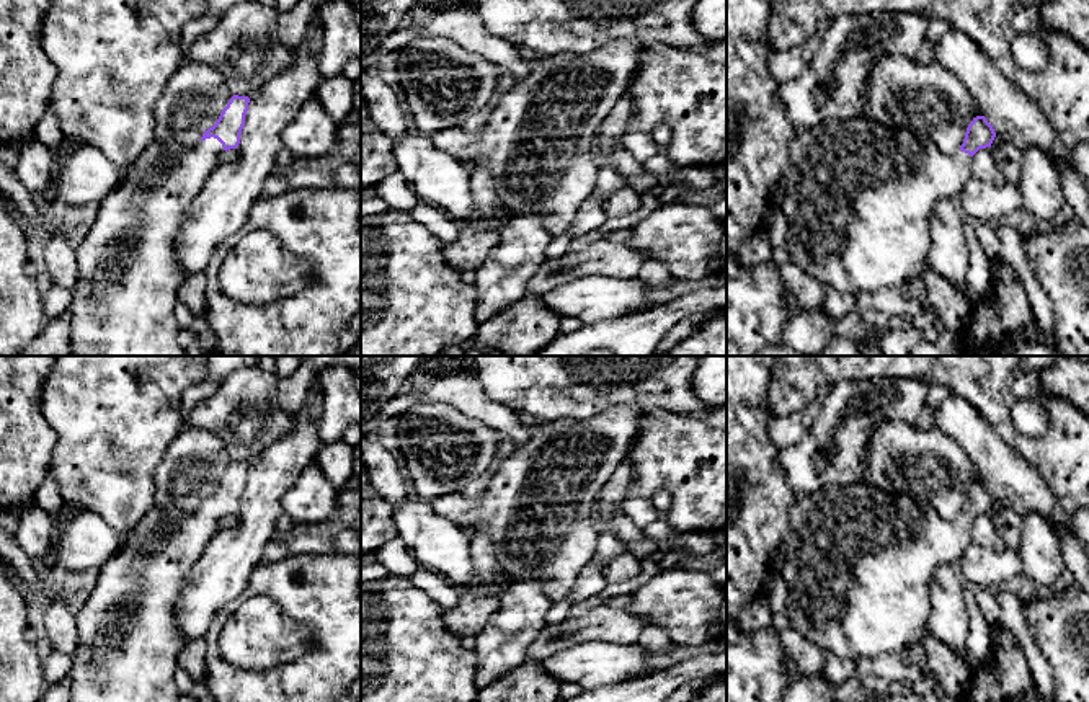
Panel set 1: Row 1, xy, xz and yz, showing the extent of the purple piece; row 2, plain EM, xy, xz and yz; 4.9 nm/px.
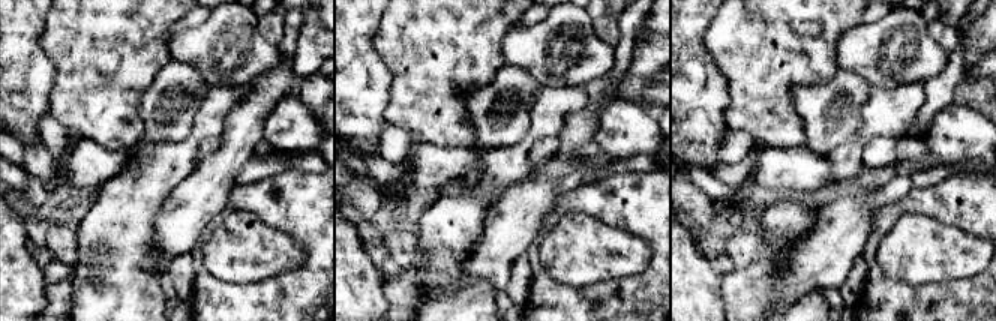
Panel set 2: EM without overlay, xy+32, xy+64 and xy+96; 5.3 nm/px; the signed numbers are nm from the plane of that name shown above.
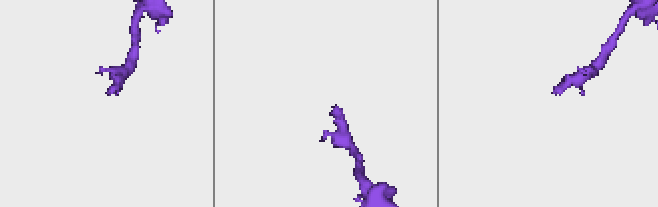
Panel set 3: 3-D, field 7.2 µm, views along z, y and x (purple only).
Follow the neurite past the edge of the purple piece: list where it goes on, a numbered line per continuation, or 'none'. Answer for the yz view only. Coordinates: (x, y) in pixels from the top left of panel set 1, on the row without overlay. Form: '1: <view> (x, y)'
1: yz (859, 562)

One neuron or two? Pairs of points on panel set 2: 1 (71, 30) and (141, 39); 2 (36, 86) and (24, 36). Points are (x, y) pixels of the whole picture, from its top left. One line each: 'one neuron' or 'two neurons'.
1: one neuron
2: one neuron

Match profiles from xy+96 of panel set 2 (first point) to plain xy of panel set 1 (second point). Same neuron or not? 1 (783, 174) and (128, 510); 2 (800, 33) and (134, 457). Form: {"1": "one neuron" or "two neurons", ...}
{"1": "two neurons", "2": "one neuron"}

